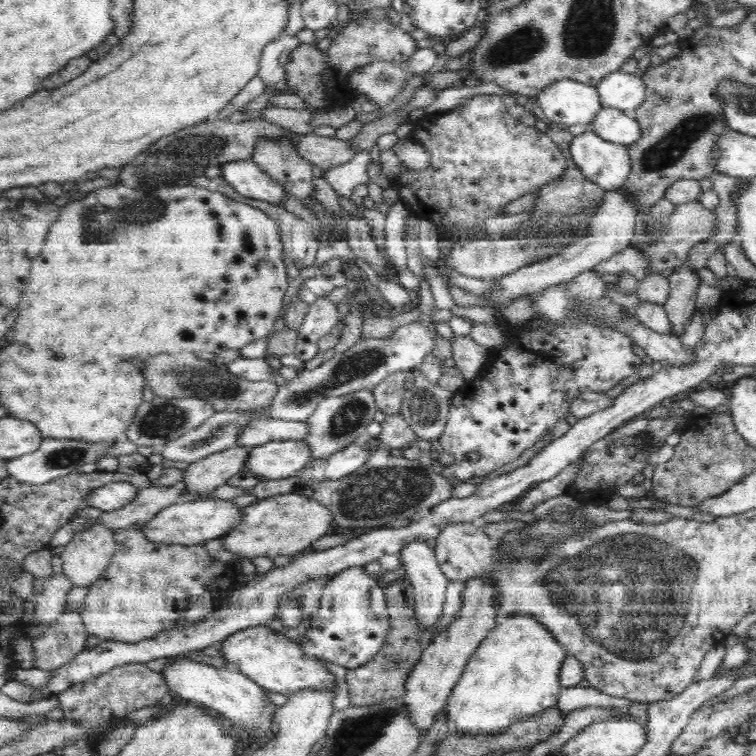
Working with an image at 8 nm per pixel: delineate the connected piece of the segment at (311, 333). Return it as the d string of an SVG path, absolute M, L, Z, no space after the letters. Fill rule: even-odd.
M318 297L314 304L309 306L308 313L302 322L300 336L295 346L295 355L301 361L310 361L319 354L318 342L330 333L332 328L341 324L345 317L345 310L335 306L326 297Z

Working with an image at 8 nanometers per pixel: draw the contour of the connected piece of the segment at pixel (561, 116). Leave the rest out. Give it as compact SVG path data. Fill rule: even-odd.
M577 80L553 81L535 99L551 125L567 128L583 124L593 130L593 117L602 109L597 88Z

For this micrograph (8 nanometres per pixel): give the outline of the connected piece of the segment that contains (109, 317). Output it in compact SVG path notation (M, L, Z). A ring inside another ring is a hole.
M118 181L111 187L96 188L80 195L77 200L70 201L60 208L58 220L51 224L45 236L42 252L32 262L29 280L24 293L21 294L22 304L18 306L20 316L12 326L10 334L14 334L14 342L26 340L26 344L32 350L48 350L52 356L60 356L68 362L72 360L82 364L98 362L98 356L116 356L122 360L128 360L128 356L138 356L140 361L144 361L157 355L177 355L184 352L195 355L198 352L239 350L270 335L282 310L286 290L289 290L284 247L280 243L280 225L259 208L192 184L160 184L156 188L150 187L144 191L142 188L129 189Z

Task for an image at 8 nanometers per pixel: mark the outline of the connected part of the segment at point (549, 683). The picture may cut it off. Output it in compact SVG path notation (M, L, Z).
M528 615L499 616L496 626L481 640L466 663L460 680L454 685L445 706L446 719L454 734L460 734L462 738L495 738L516 723L552 708L559 701L563 688L578 686L584 679L584 667L580 661L568 655L543 624Z

